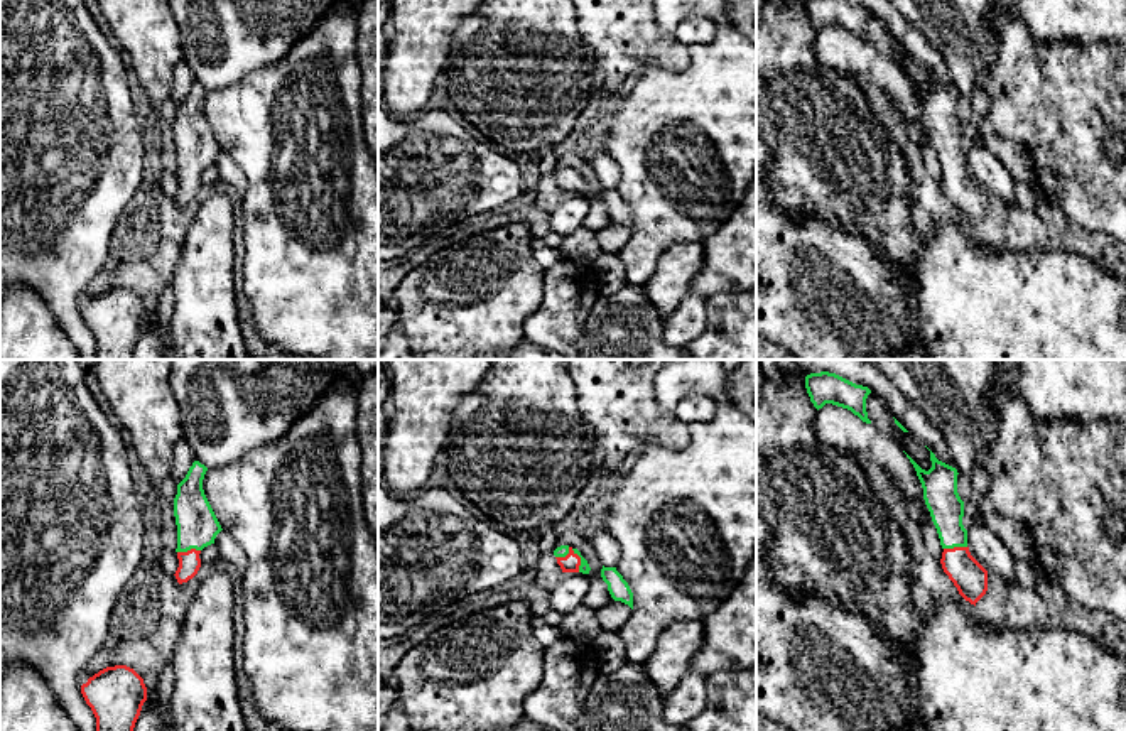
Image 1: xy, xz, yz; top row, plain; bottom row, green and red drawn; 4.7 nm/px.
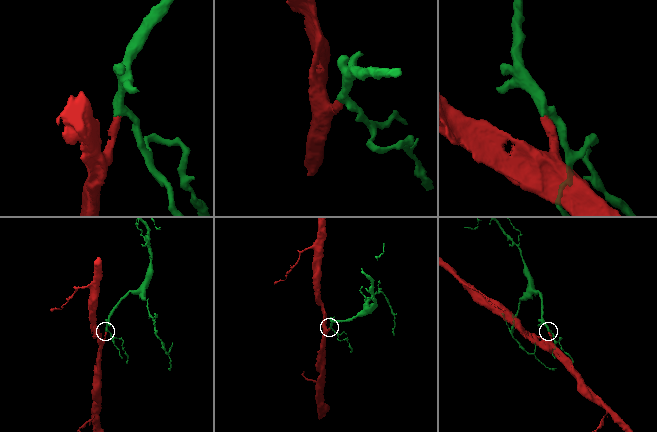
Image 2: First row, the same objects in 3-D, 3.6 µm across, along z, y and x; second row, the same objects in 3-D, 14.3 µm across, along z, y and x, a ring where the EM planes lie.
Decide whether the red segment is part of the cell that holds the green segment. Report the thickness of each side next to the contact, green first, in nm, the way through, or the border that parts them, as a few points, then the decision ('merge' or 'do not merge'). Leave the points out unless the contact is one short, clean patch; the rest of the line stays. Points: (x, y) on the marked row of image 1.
50 nm thick on the green side, 90 nm on the other; runs through xz (584, 568), (574, 552), (571, 563); merge

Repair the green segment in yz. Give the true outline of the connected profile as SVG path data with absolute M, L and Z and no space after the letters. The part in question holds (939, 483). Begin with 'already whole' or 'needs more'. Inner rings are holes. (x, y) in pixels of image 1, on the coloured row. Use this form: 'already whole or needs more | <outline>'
needs more | M930 451L932 468L922 469L908 454L923 488L923 500L937 528L942 569L959 594L976 606L988 591L988 571L971 555L962 525L964 501L957 493L957 469L939 461Z

